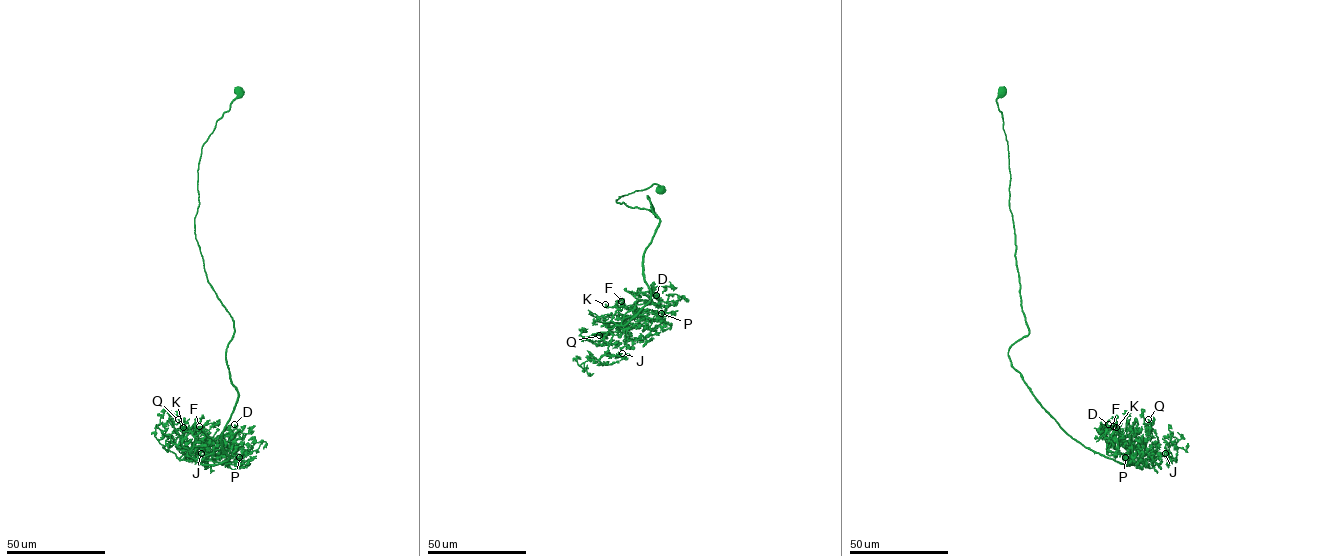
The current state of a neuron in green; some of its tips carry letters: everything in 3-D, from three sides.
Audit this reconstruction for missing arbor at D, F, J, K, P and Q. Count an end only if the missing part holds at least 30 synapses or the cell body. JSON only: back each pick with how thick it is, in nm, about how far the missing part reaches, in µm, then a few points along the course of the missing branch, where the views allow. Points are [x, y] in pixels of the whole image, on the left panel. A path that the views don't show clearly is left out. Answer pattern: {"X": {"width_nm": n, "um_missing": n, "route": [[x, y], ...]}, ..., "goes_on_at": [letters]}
{"K": {"width_nm": 220, "um_missing": 15, "route": [[183, 427], [193, 413]]}, "goes_on_at": ["K"]}

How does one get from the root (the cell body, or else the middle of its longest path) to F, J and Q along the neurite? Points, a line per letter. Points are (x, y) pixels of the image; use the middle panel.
F: (660, 189), (616, 199), (655, 216), (647, 195), (659, 220), (643, 254), (649, 301), (617, 325), (621, 301)
J: (660, 189), (616, 199), (655, 216), (647, 195), (659, 220), (649, 301), (608, 330), (605, 354), (622, 353)
Q: (660, 189), (616, 199), (655, 216), (647, 195), (659, 218), (643, 254), (650, 300), (599, 335)

